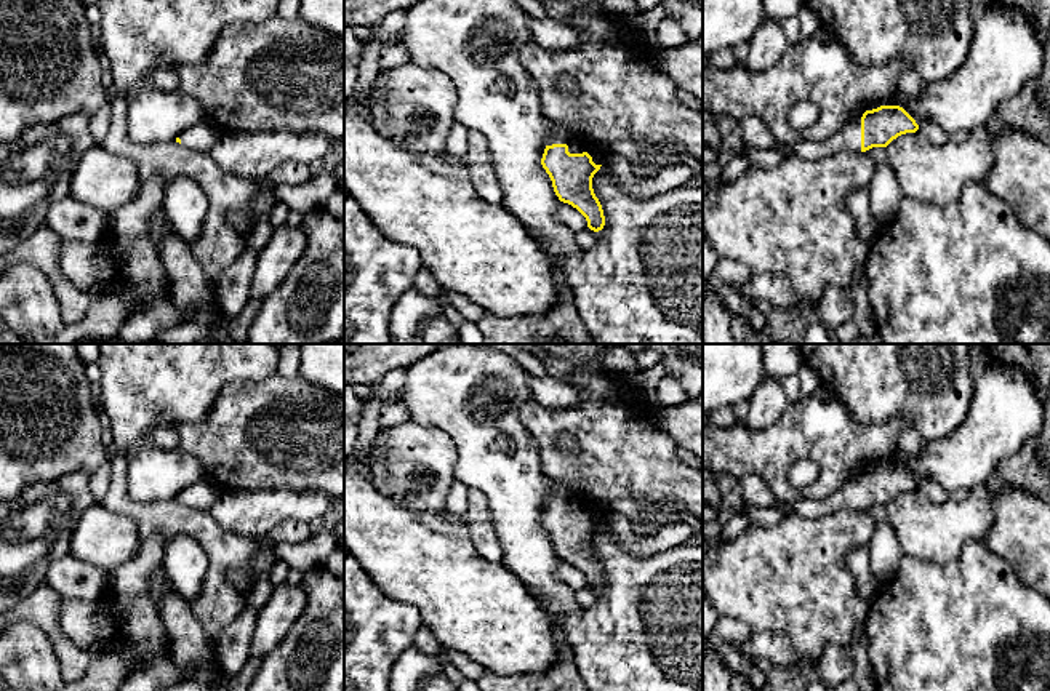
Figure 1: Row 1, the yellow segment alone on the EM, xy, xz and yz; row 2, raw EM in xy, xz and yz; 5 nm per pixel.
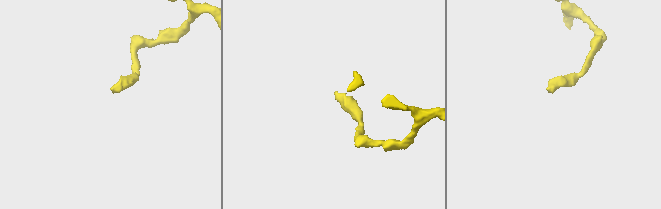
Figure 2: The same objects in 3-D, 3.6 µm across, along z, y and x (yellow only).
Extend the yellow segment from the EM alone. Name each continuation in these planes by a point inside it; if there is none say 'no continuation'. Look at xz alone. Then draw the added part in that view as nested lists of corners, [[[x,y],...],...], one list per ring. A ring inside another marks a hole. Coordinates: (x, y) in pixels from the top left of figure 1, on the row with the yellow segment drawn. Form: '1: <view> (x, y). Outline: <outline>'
1: xz (559, 135). Outline: [[[547,120],[547,122],[551,125],[551,134],[549,134],[549,139],[547,139],[547,146],[567,144],[570,154],[586,152],[584,147],[581,146],[581,142],[573,136],[573,133],[567,126],[559,125],[552,120]]]

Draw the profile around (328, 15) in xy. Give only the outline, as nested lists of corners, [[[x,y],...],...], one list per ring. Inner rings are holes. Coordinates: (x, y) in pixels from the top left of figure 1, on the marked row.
[[[301,0],[299,19],[344,40],[344,0]]]

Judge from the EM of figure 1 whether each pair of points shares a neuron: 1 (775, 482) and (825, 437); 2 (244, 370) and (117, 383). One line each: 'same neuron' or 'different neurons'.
1: same neuron
2: same neuron

